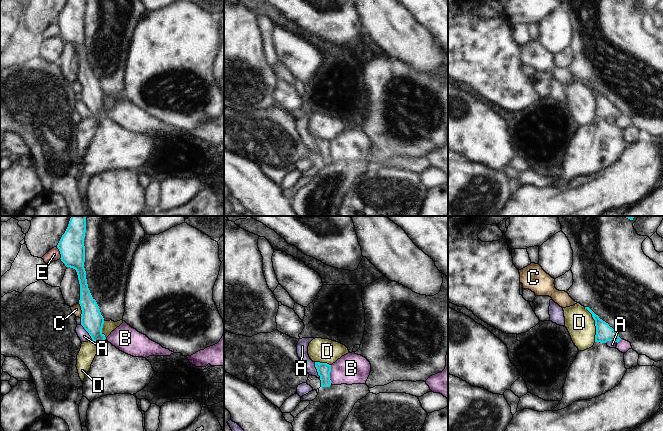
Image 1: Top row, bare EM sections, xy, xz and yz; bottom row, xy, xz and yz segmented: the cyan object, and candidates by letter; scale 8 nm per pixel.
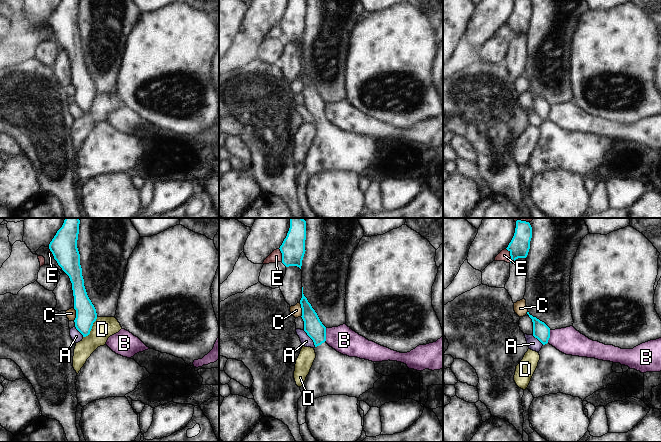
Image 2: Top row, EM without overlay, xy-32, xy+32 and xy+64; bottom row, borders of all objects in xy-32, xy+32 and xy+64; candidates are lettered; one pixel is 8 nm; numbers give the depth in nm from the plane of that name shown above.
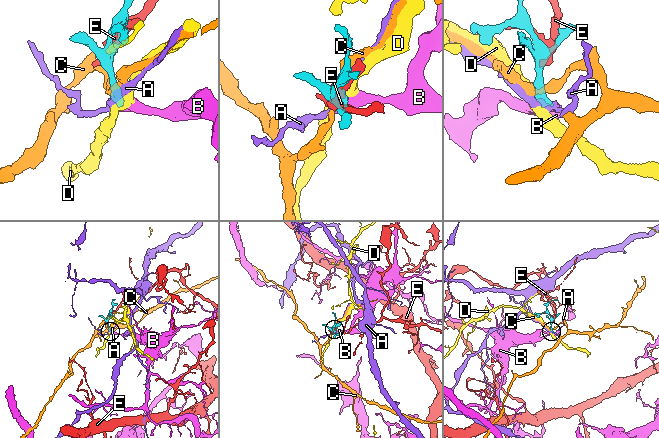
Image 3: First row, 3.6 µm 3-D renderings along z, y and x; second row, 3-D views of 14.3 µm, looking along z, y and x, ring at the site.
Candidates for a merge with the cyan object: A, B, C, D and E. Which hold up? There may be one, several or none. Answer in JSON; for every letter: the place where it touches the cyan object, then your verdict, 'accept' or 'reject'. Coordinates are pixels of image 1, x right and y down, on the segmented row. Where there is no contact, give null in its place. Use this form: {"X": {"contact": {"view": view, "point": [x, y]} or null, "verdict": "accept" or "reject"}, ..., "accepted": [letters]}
{"A": {"contact": {"view": "xz", "point": [317, 370]}, "verdict": "reject"}, "B": {"contact": {"view": "xz", "point": [329, 374]}, "verdict": "reject"}, "C": {"contact": {"view": "xy", "point": [81, 309]}, "verdict": "reject"}, "D": {"contact": {"view": "yz", "point": [595, 324]}, "verdict": "reject"}, "E": {"contact": {"view": "xy", "point": [60, 253]}, "verdict": "reject"}, "accepted": []}

